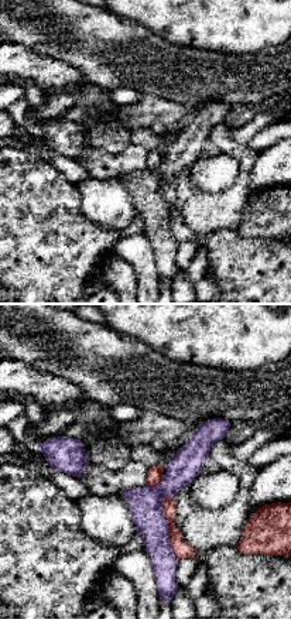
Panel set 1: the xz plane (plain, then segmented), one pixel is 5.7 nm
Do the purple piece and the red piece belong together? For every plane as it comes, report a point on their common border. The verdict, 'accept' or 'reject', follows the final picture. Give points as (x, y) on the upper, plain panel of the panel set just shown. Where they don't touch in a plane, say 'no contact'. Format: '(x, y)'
(167, 211)

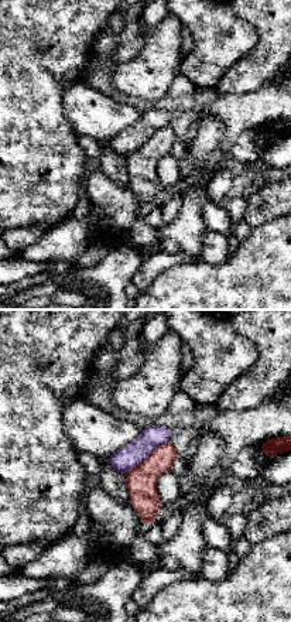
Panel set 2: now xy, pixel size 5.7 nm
(146, 142)

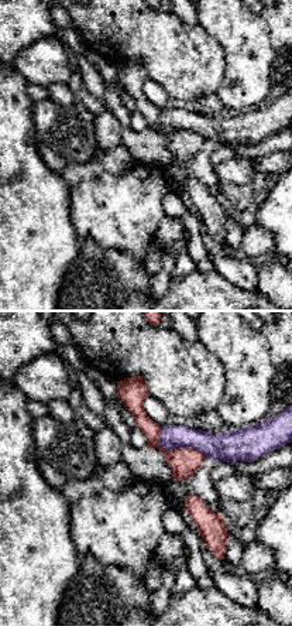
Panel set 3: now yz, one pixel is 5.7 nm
(175, 130)

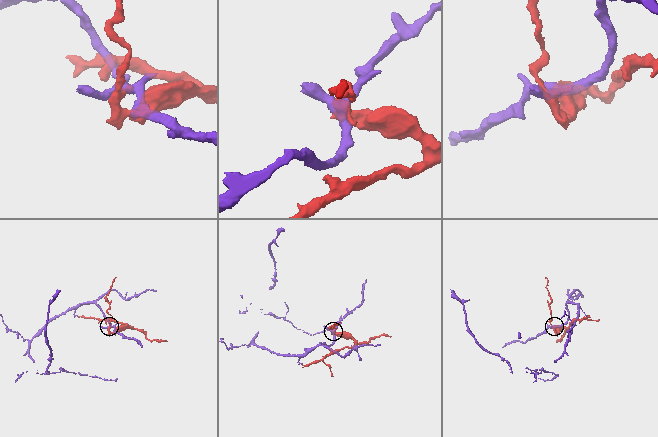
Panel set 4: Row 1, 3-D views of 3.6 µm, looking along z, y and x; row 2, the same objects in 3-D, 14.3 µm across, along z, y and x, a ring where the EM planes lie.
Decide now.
reject

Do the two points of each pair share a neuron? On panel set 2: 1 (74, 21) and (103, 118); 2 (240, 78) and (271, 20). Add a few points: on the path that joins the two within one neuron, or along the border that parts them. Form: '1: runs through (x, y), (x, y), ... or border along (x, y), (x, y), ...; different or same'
1: border along (82, 79), (72, 81), (64, 89), (62, 108); different
2: runs through (254, 64), (271, 47), (271, 34); same

